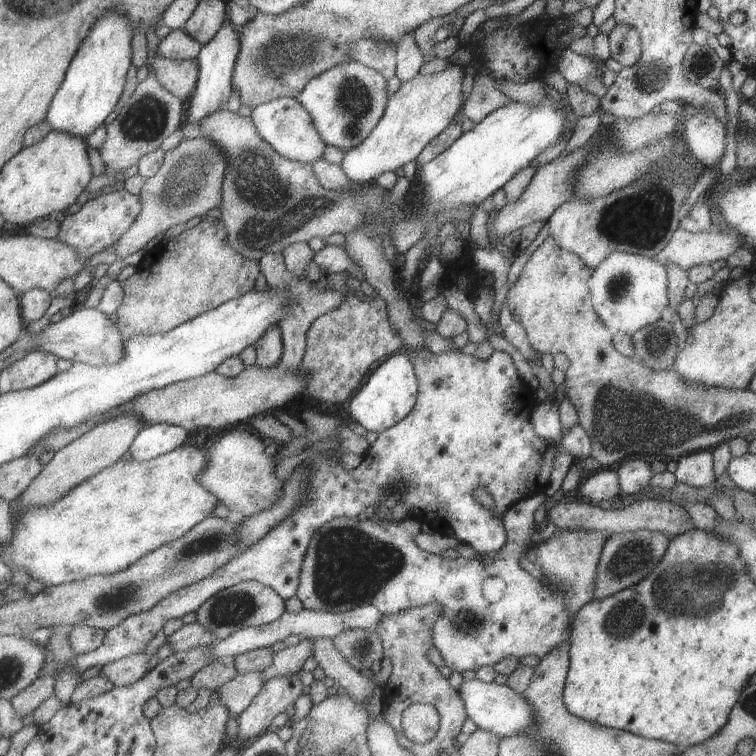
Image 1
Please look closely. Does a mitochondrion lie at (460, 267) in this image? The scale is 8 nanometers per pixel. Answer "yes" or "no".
no

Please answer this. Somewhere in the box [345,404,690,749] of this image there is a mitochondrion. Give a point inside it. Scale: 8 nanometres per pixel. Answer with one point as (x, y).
(635, 557)

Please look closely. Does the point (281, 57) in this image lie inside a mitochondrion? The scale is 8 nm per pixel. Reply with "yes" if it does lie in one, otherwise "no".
yes

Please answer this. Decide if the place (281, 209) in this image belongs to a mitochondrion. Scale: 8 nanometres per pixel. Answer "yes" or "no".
yes

